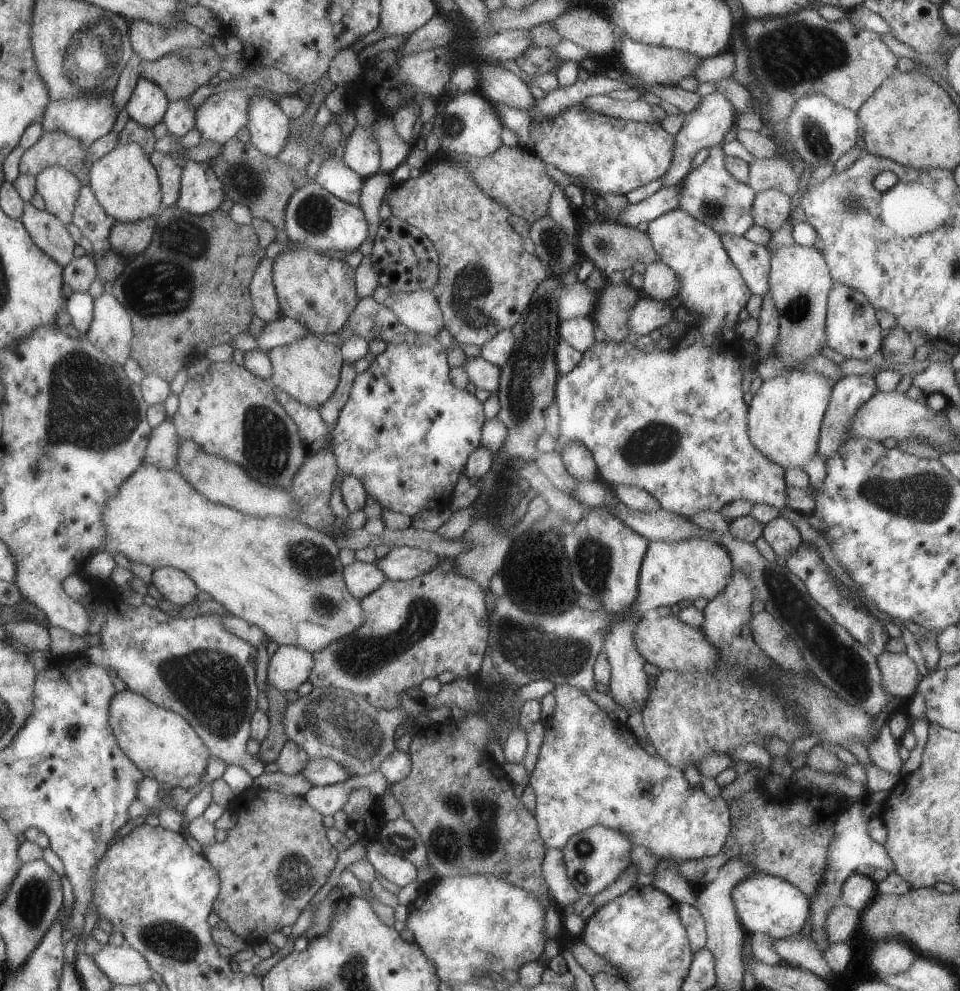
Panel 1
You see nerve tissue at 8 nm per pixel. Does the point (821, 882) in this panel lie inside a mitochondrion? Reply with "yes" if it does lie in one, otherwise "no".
no

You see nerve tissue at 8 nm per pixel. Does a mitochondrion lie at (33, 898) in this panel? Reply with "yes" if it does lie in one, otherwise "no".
yes

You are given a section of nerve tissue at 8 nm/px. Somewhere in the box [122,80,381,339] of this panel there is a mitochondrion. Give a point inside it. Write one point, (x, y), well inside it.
(313, 213)

